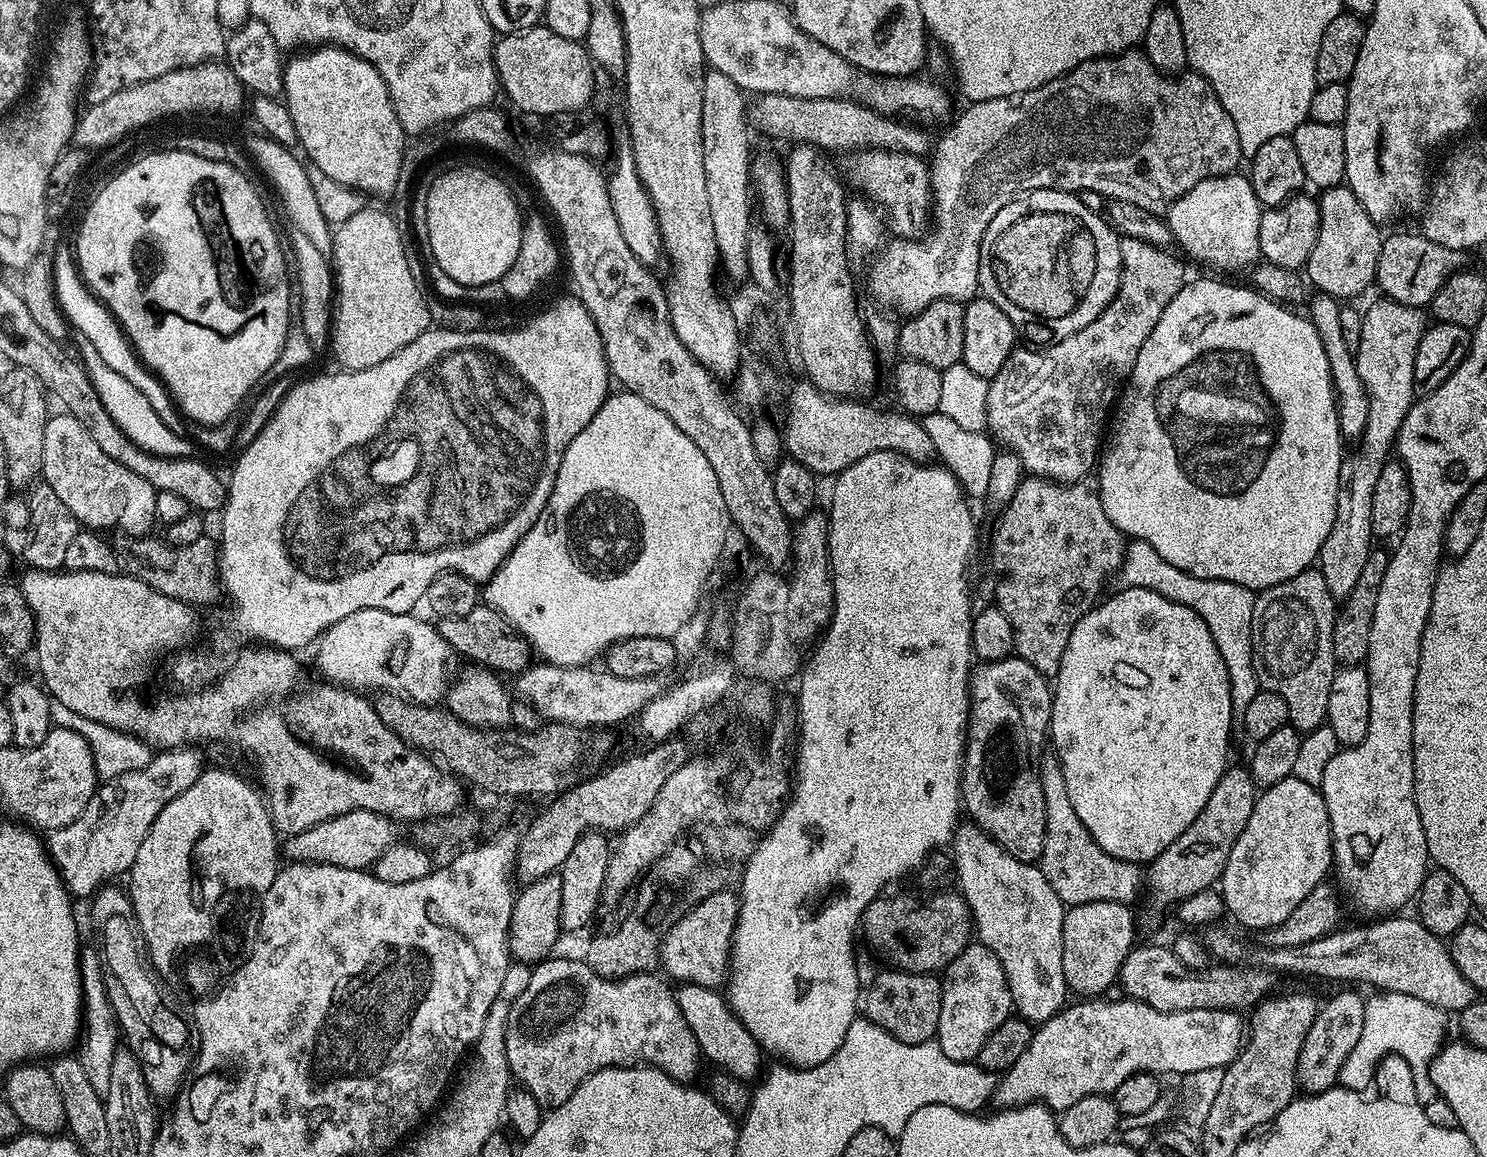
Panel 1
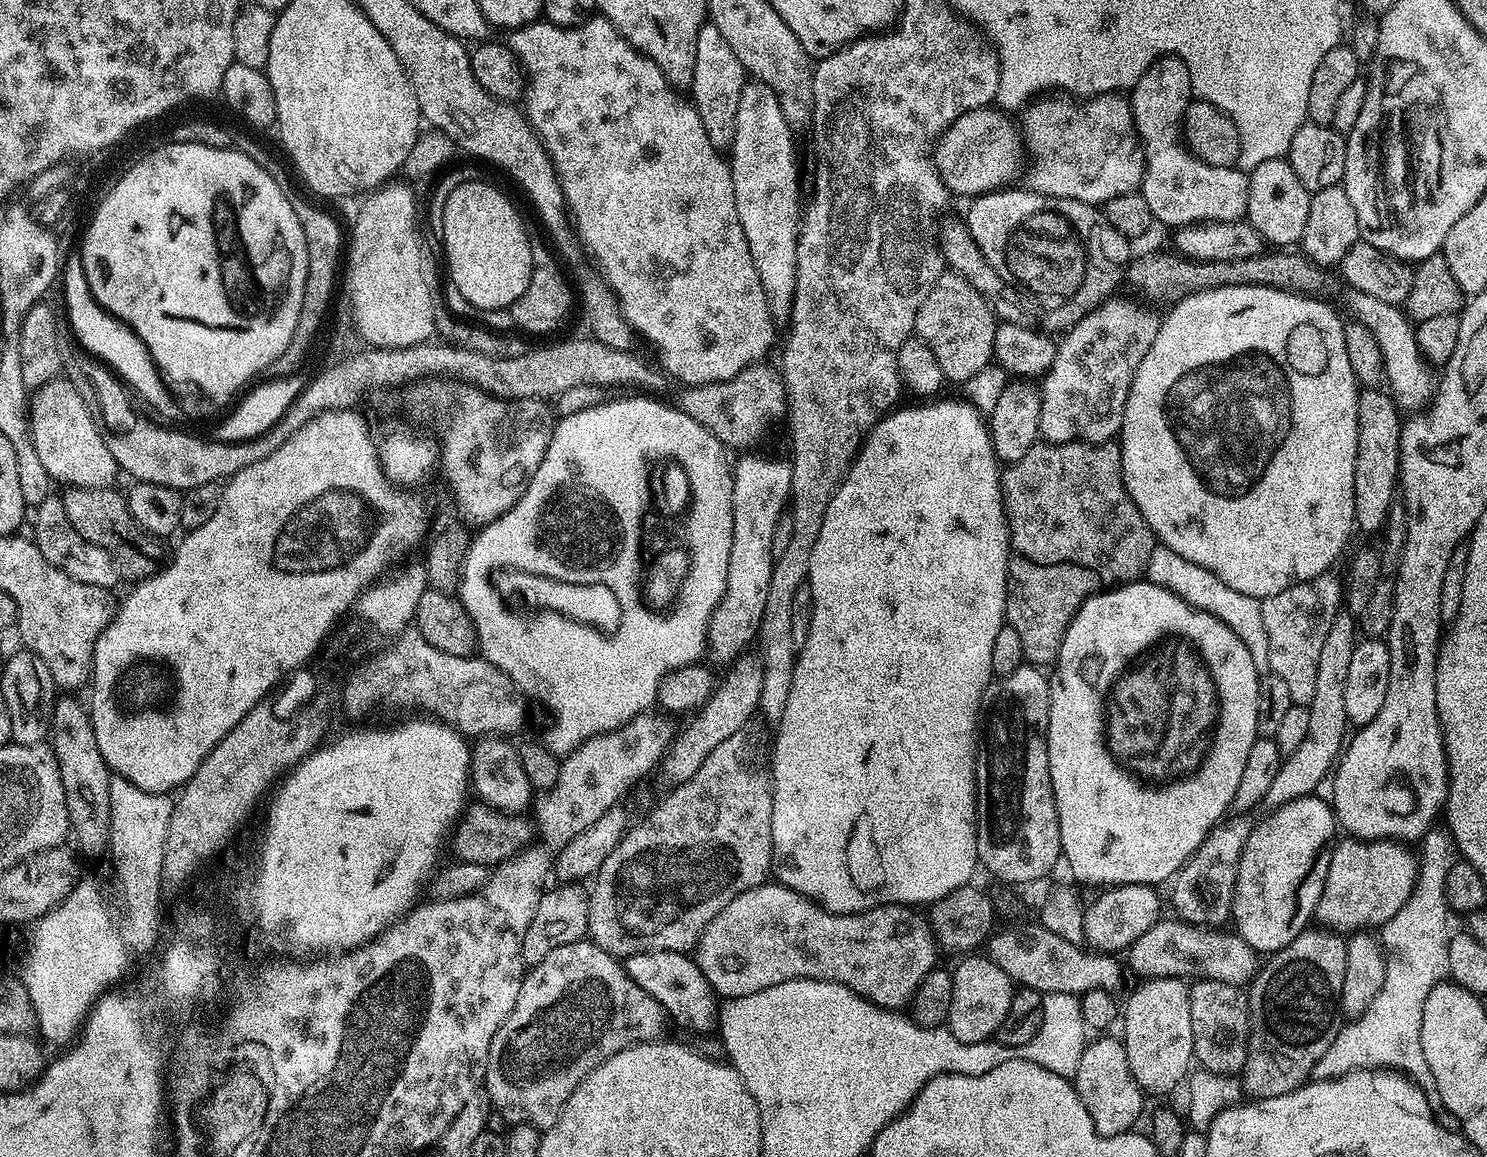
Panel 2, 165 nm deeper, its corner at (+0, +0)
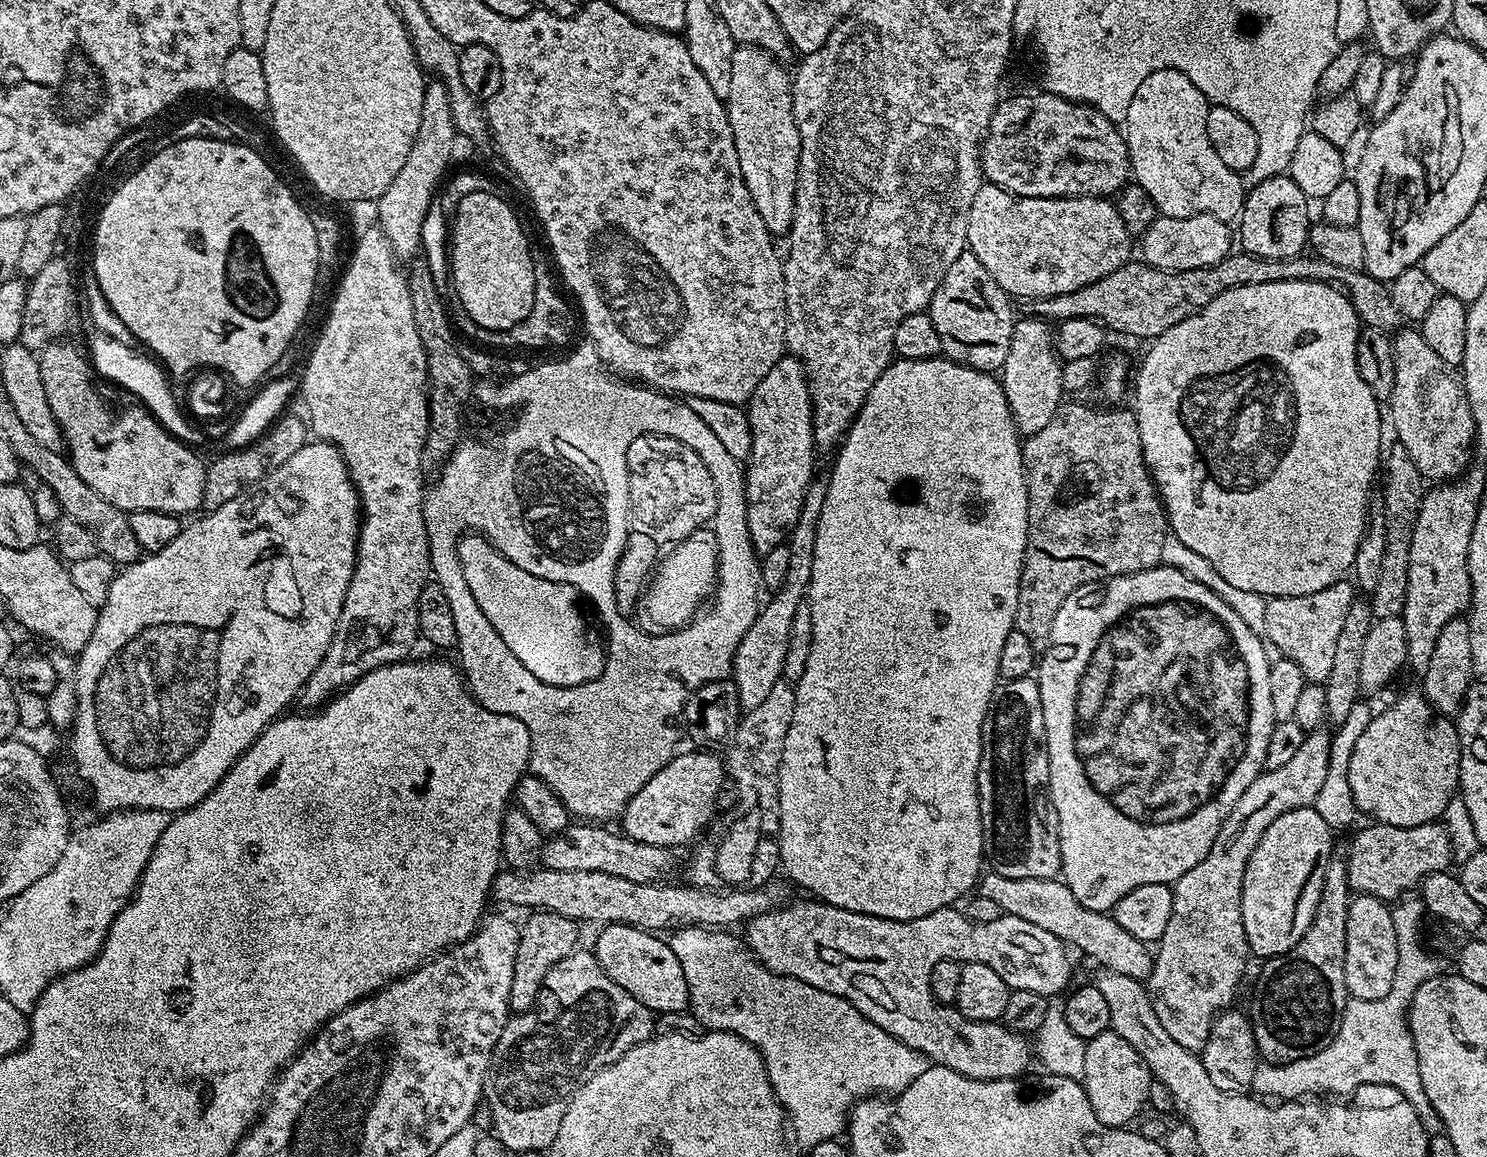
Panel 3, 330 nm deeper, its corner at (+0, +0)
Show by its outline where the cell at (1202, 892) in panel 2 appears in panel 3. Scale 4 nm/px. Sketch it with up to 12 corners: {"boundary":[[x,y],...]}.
{"boundary":[[1321,726],[1261,772],[1172,888],[1146,987],[1203,1049],[1248,964],[1246,862],[1274,818],[1315,805]]}

